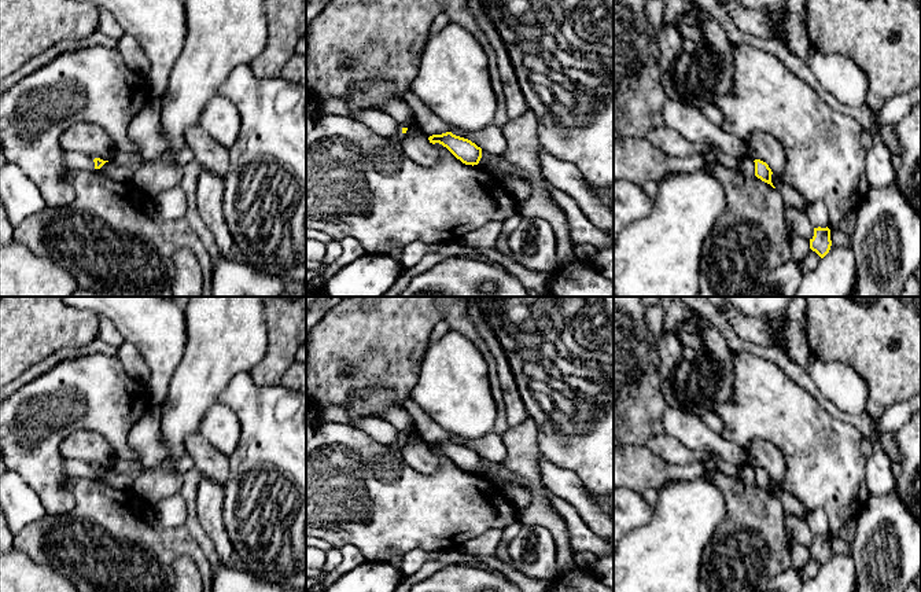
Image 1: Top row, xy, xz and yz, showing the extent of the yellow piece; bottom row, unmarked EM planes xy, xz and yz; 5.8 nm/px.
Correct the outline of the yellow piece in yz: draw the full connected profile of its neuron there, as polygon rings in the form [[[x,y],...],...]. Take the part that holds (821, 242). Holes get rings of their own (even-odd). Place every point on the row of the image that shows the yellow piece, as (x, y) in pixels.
[[[828,227],[814,228],[814,236],[810,239],[810,249],[824,258],[829,253],[830,246],[830,229]]]

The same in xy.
[[[65,150],[63,157],[67,168],[70,169],[93,170],[93,169],[100,169],[106,162],[108,162],[100,158],[93,159],[92,157],[84,155],[77,151],[69,151],[69,150]]]

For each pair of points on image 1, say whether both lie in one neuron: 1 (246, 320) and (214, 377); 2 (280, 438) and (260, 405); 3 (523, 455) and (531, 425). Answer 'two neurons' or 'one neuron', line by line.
1: one neuron
2: one neuron
3: one neuron

